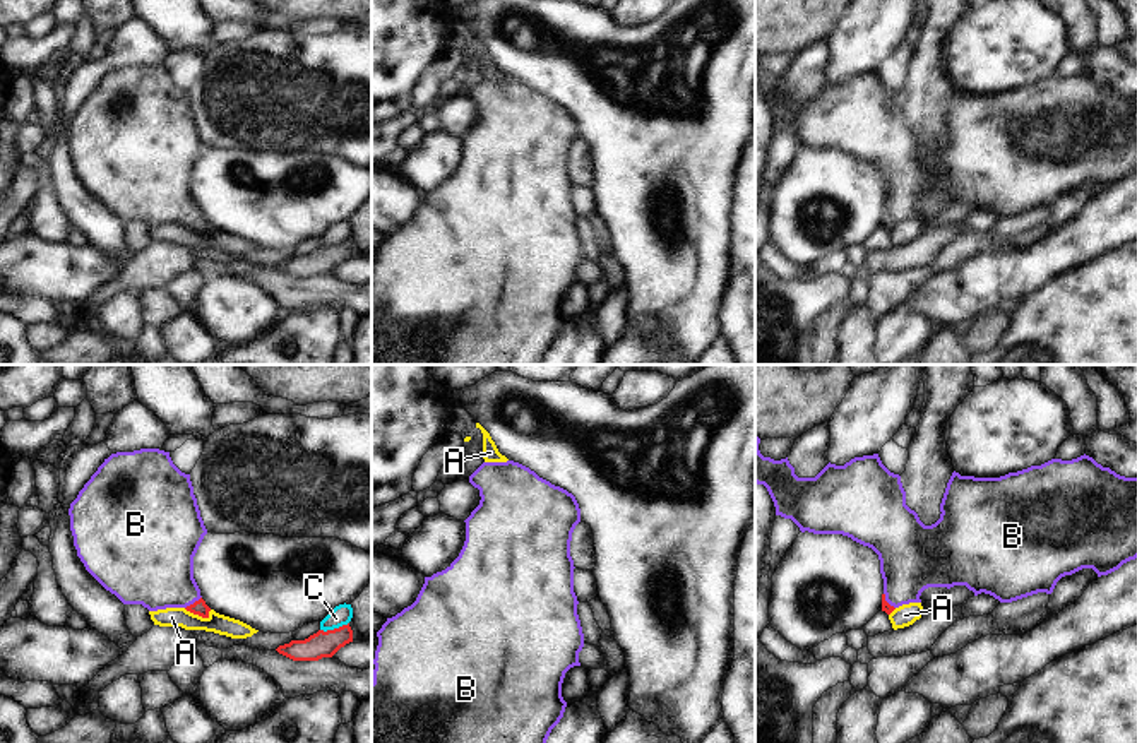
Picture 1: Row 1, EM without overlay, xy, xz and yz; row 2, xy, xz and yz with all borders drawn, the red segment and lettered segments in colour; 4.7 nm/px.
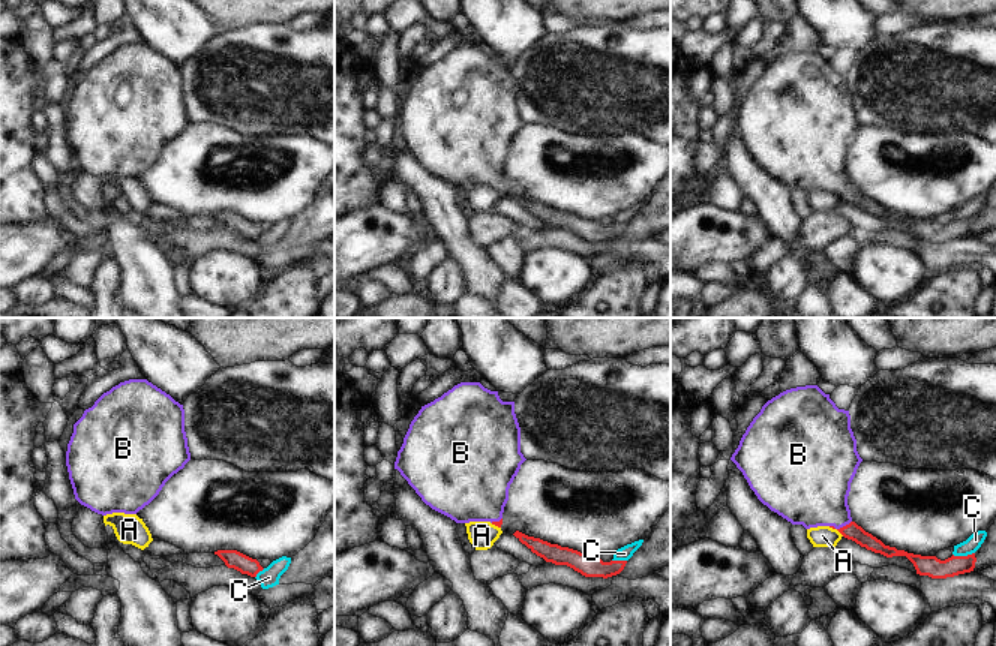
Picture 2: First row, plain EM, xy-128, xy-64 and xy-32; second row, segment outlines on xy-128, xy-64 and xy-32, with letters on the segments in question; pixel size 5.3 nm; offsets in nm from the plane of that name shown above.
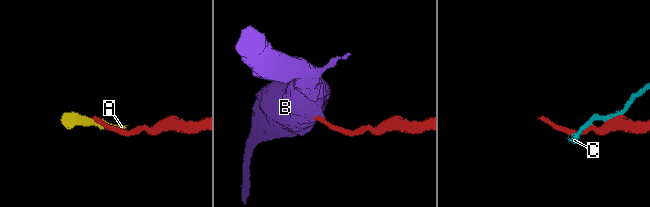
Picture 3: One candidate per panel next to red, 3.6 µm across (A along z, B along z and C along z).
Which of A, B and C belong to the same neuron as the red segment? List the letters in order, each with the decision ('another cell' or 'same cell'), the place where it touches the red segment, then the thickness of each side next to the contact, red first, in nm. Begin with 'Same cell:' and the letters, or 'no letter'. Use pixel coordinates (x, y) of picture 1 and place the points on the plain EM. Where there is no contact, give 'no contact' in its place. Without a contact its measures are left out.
Same cell: B
A: another cell | xy (199, 231) | 70/100 nm
B: same cell | xy (194, 219) | 70/360 nm
C: another cell | xy (334, 245) | 130/100 nm

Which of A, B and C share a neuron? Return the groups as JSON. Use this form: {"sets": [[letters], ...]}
{"sets": [["A"], ["B"], ["C"]]}

